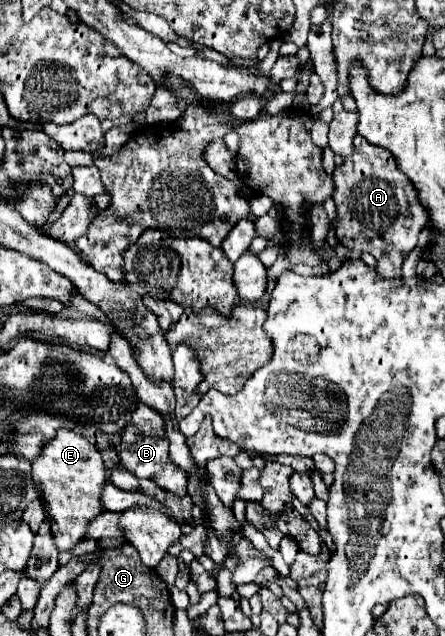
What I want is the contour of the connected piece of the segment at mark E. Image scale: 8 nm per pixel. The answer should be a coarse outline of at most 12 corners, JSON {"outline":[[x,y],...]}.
{"outline":[[63,429],[33,461],[57,549],[105,511],[101,453]]}

